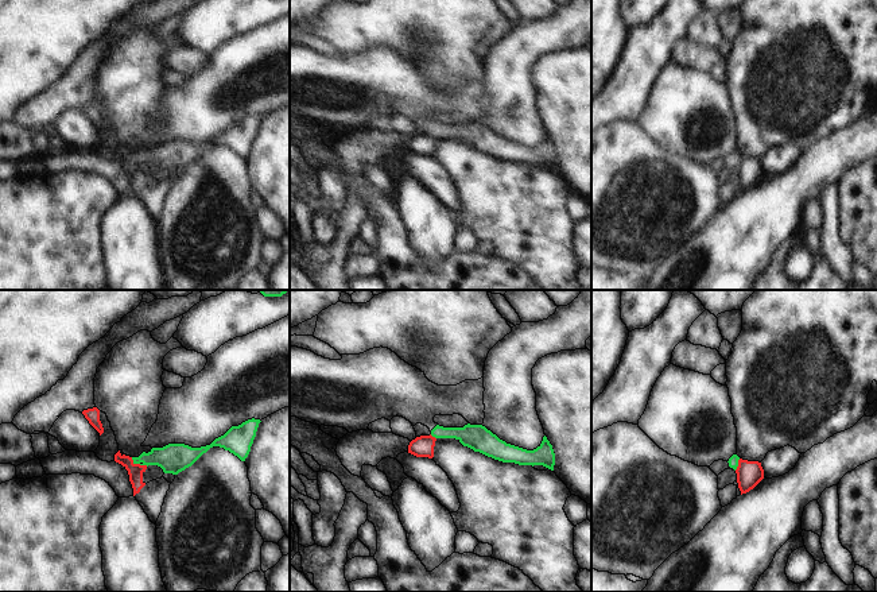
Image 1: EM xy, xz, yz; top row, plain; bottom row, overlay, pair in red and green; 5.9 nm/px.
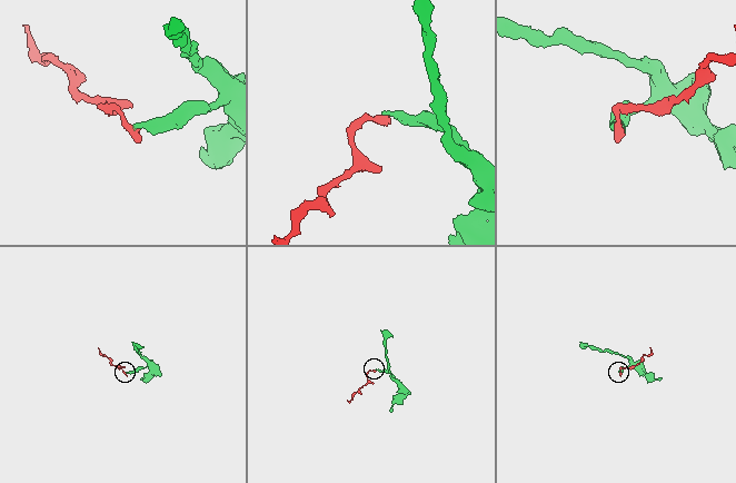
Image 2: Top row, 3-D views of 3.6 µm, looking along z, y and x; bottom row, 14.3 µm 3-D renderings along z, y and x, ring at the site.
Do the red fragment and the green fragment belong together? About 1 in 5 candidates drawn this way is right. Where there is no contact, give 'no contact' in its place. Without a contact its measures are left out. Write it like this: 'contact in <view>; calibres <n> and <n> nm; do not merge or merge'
contact in xy; calibres 90 and 180 nm; do not merge

